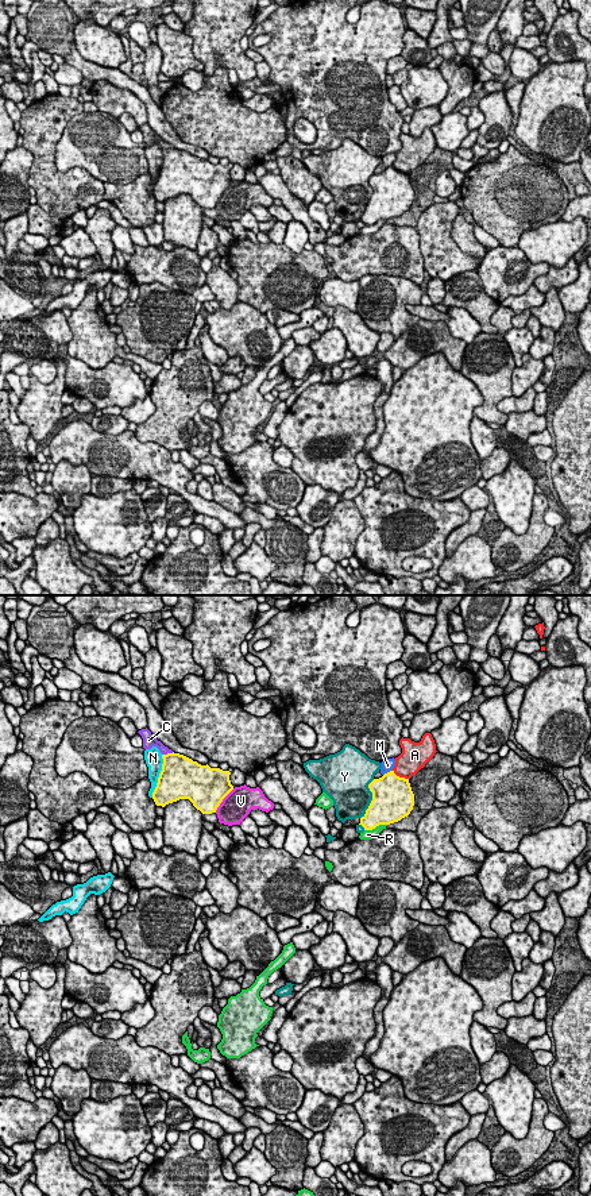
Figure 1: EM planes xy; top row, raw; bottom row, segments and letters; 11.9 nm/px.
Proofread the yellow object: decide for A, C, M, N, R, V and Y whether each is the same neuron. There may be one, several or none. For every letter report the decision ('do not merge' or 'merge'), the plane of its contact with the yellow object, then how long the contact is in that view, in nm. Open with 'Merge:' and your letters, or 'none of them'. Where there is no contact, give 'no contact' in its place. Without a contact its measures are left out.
Merge: C
A: do not merge; meets yellow in xy; contact 220 nm long
C: merge; meets yellow in xy; contact 150 nm long
M: do not merge; meets yellow in xy; contact 130 nm long
N: do not merge; meets yellow in xy; contact 550 nm long
R: do not merge; meets yellow in xy; contact 280 nm long
V: do not merge; meets yellow in xy; contact 360 nm long
Y: do not merge; meets yellow in xy; contact 500 nm long

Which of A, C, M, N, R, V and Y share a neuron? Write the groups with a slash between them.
A / C / M / N / R / V / Y

